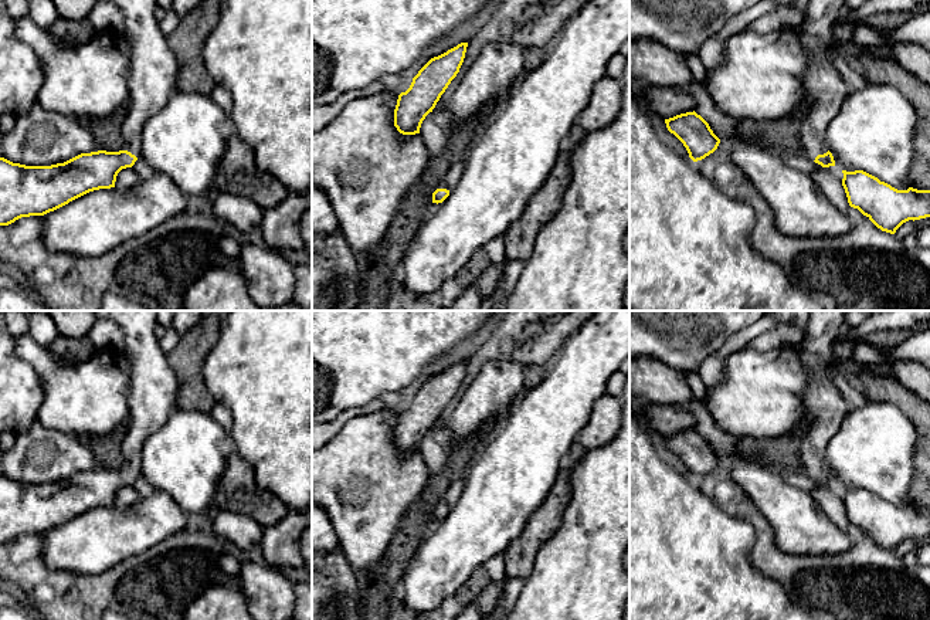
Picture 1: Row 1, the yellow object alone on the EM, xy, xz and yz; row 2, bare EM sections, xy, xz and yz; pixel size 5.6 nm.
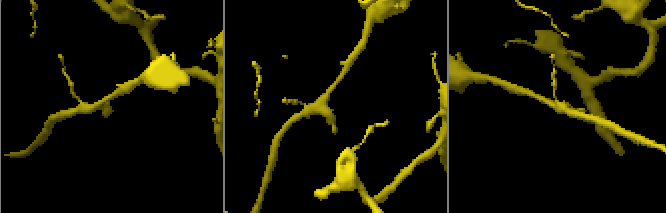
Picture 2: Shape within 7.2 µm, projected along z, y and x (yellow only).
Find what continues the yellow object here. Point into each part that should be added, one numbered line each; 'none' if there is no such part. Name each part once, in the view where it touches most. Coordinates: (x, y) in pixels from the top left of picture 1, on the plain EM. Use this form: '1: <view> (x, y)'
1: xy (153, 386)

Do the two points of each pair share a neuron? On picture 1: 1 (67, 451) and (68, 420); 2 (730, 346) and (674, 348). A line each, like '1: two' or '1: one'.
1: two
2: two

